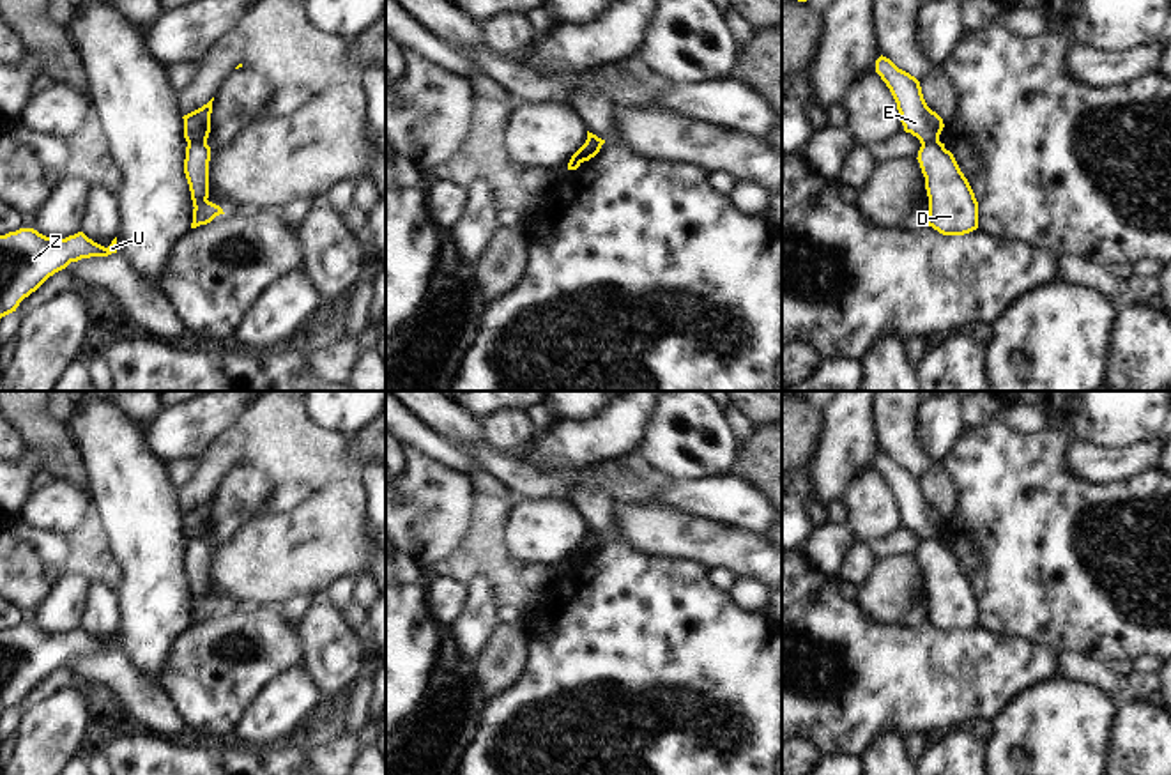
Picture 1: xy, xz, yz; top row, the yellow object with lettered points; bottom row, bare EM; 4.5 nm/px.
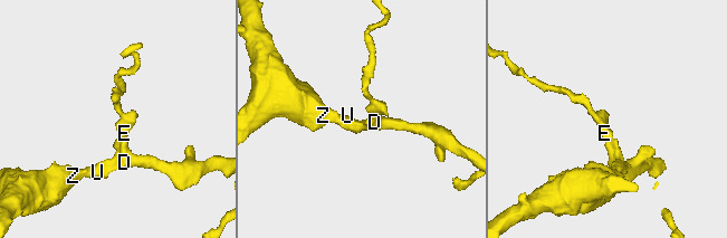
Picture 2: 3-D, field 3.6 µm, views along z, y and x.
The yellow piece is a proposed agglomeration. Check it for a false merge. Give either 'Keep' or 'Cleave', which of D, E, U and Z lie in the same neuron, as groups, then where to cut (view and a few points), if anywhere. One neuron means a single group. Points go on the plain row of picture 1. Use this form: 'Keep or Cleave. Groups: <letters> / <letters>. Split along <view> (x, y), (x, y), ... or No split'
Cleave. Groups: D U Z / E. Split along xy (188, 538), (206, 540).

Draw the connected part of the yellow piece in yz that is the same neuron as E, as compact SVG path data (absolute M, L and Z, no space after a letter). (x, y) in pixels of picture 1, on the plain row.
M883 451L876 457L876 469L886 480L897 499L904 527L916 533L920 540L938 538L945 520L943 515L927 503L920 478Z

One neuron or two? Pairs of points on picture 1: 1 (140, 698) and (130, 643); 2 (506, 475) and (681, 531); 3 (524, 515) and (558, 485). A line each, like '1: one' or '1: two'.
1: two
2: two
3: two

